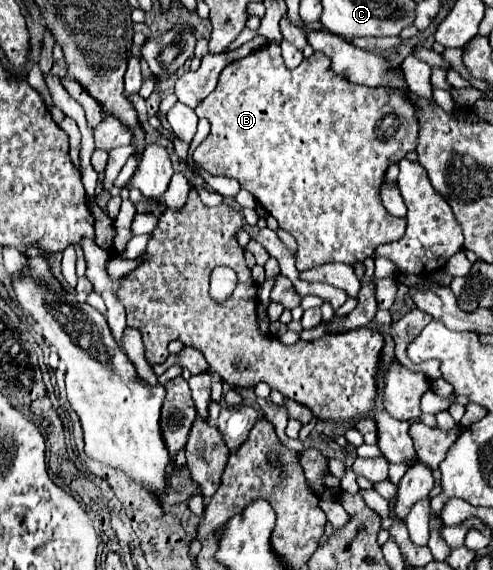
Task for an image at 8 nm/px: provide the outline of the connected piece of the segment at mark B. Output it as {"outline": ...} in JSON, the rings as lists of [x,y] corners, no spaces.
{"outline":[[[266,43],[264,47],[256,49],[254,53],[250,53],[244,59],[234,61],[232,65],[228,65],[220,79],[216,89],[194,109],[196,115],[206,117],[210,121],[210,133],[208,137],[192,151],[192,157],[196,157],[196,161],[210,173],[210,175],[218,175],[218,177],[230,177],[236,179],[240,183],[242,189],[250,191],[256,201],[278,221],[278,225],[282,229],[286,229],[298,243],[298,251],[296,251],[296,269],[298,271],[306,271],[312,267],[320,267],[326,263],[346,263],[346,265],[356,265],[362,263],[364,259],[372,257],[374,259],[374,251],[376,247],[390,243],[390,241],[398,241],[404,235],[406,229],[406,219],[404,217],[392,217],[386,207],[380,201],[380,185],[382,185],[382,177],[386,173],[386,169],[390,167],[390,163],[398,163],[400,159],[406,157],[406,153],[416,149],[416,137],[418,137],[418,121],[416,121],[416,113],[412,103],[404,97],[404,93],[400,91],[392,91],[392,89],[368,89],[364,85],[356,85],[352,81],[346,81],[346,77],[340,77],[336,73],[332,73],[330,67],[330,59],[324,53],[314,53],[310,59],[304,59],[296,69],[288,69],[282,61],[280,55],[280,47],[276,43]]]}

